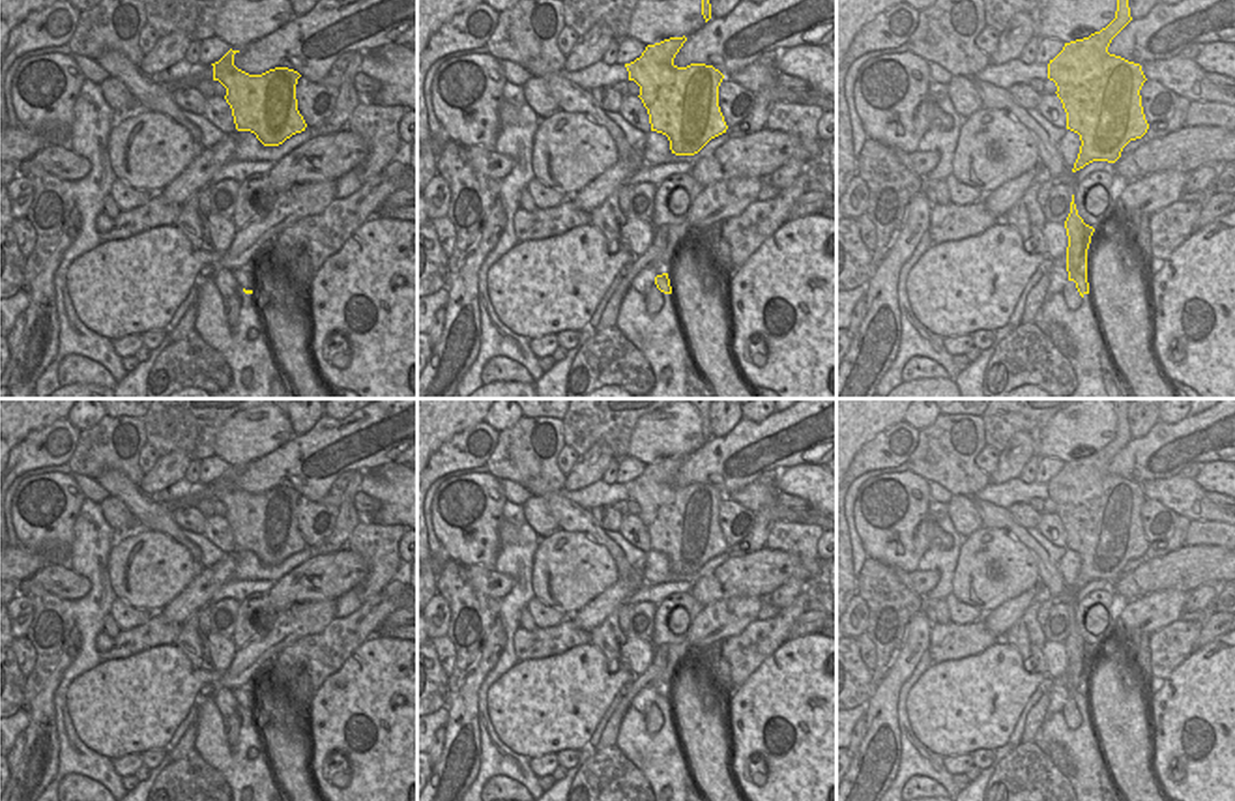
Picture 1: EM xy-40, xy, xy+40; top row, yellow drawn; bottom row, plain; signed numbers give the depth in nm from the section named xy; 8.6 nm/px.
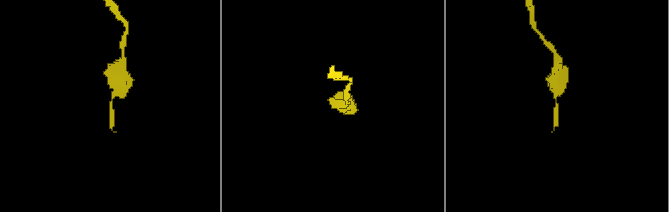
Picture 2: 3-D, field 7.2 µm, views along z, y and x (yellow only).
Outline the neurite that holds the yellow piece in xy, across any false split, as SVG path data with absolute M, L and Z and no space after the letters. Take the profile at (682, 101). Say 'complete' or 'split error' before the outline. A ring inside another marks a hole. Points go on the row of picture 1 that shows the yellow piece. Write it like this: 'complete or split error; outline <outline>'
complete; outline M670 37L655 45L647 45L640 58L625 64L629 80L640 86L640 99L649 114L651 131L662 133L670 140L676 155L694 155L711 138L726 133L728 125L719 107L719 86L724 75L713 66L690 64L677 67L676 54L687 37Z

